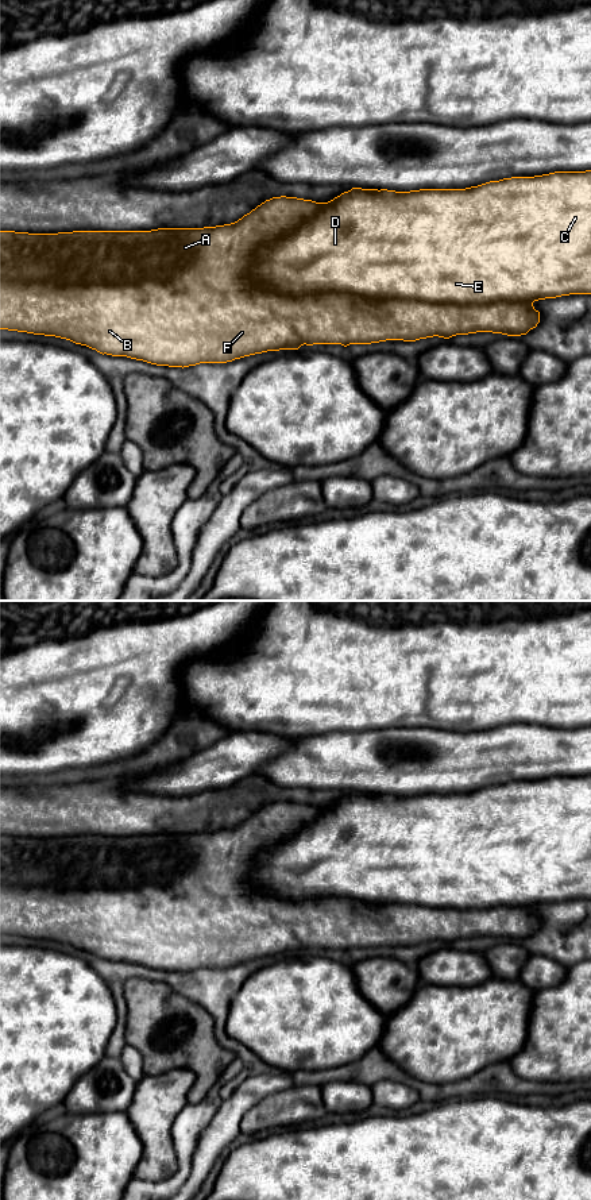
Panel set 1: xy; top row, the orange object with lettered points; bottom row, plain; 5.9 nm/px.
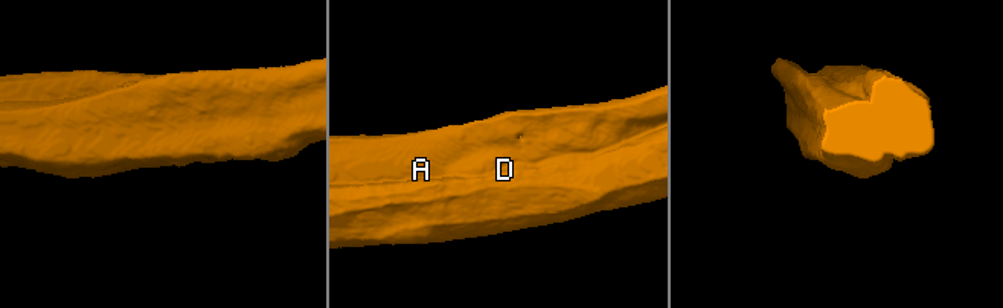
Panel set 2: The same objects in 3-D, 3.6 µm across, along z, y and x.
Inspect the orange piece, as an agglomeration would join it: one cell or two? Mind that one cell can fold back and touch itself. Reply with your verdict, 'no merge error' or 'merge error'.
merge error

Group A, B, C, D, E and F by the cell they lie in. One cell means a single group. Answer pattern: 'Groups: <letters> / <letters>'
Groups: A B F / C D E

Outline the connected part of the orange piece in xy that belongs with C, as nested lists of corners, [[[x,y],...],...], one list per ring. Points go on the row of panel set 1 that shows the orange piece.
[[[591,170],[555,171],[534,177],[511,177],[466,189],[420,189],[395,192],[352,188],[328,202],[290,235],[264,243],[256,252],[251,277],[274,292],[302,296],[341,292],[372,298],[409,298],[436,304],[488,304],[497,301],[534,302],[569,294],[591,294]]]

